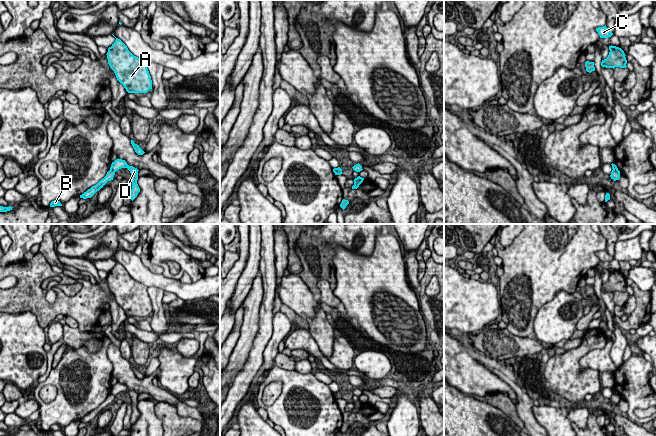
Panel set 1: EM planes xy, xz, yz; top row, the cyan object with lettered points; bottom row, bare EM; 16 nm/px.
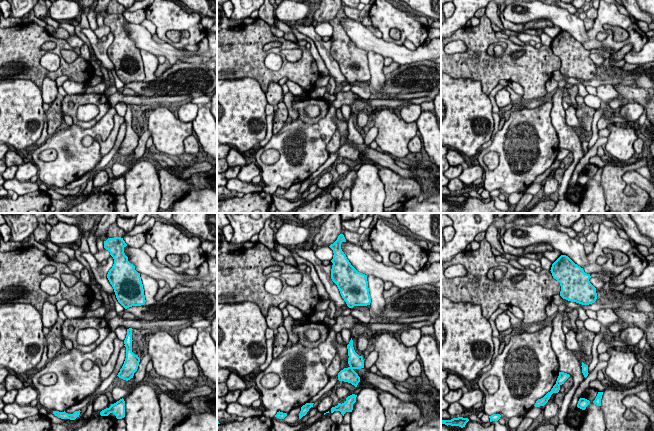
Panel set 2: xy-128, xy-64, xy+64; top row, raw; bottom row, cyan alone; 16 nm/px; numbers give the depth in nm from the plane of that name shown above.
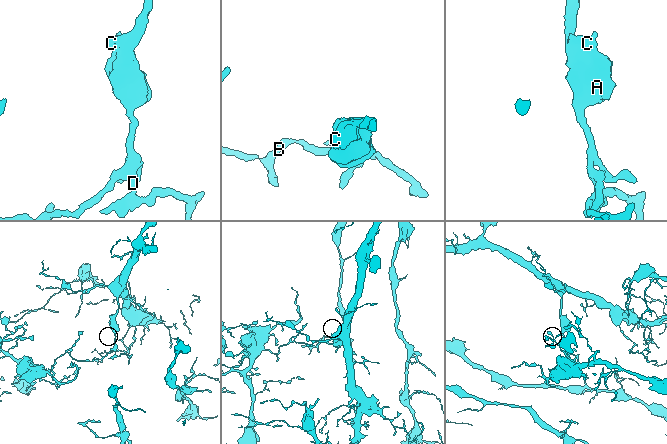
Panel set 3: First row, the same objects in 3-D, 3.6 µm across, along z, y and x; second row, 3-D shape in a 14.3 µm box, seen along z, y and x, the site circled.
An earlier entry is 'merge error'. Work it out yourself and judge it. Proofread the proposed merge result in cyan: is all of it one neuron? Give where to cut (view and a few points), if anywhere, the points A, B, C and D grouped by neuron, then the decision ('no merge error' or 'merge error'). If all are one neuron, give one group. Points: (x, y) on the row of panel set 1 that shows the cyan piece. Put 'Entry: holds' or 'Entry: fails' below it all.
xy (110, 168), (114, 172) | A C D / B | merge error
Entry: holds

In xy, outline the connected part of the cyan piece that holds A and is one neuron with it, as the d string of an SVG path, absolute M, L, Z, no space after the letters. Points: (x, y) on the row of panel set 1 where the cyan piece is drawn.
M116 38L106 55L110 68L128 93L147 93L152 89L148 63L134 56L120 39Z

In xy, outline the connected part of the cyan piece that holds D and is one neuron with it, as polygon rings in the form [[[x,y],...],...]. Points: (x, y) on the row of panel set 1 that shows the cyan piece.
[[[119,158],[116,159],[114,162],[112,162],[110,167],[110,169],[113,170],[114,172],[118,171],[121,168],[127,168],[131,173],[132,189],[130,192],[130,199],[133,201],[137,197],[138,193],[140,192],[140,188],[137,184],[139,170],[133,166],[129,166],[125,160]]]

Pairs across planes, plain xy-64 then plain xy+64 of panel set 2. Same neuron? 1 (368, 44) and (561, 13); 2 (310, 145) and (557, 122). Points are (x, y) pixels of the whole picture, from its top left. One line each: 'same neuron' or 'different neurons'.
1: same neuron
2: different neurons

